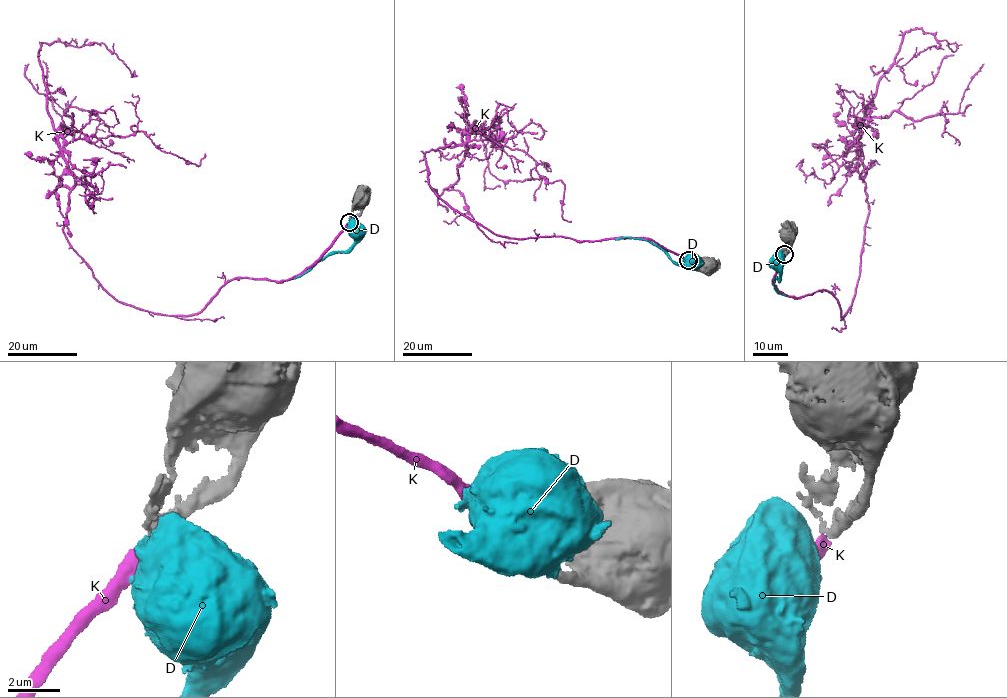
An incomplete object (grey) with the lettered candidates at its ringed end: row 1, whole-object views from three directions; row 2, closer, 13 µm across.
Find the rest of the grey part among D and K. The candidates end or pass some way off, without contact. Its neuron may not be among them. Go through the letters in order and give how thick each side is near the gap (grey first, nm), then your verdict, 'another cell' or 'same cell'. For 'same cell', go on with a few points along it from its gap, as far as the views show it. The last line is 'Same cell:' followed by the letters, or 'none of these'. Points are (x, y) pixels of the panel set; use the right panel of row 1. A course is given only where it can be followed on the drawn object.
D: calibres 300 and 1000 nm; another cell
K: calibres 300 and 480 nm; same cell; course (784, 255), (780, 291), (827, 290), (842, 319), (858, 137), (915, 28), (940, 46), (901, 66), (918, 80)
Same cell: K

